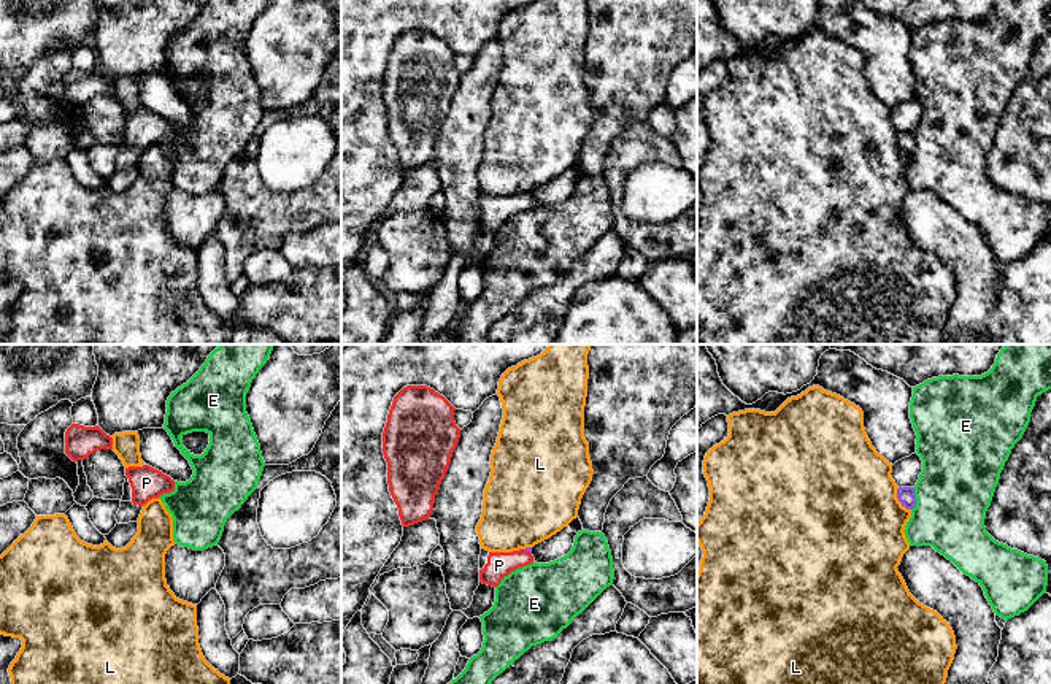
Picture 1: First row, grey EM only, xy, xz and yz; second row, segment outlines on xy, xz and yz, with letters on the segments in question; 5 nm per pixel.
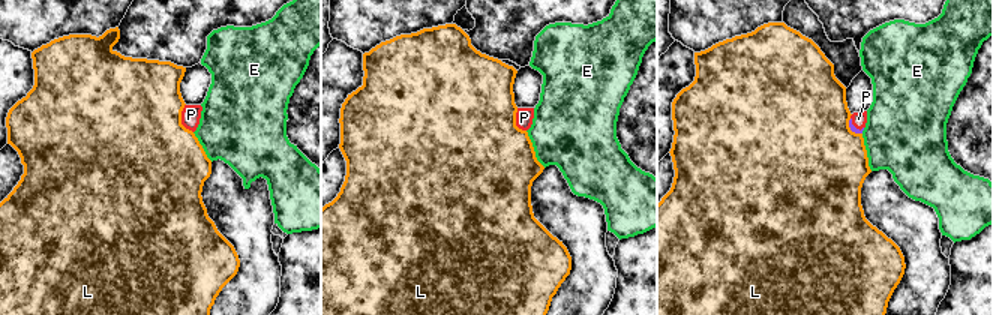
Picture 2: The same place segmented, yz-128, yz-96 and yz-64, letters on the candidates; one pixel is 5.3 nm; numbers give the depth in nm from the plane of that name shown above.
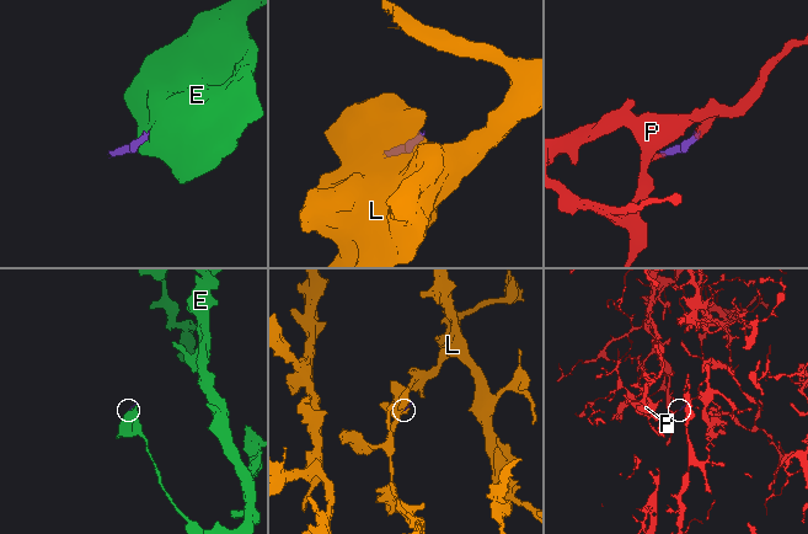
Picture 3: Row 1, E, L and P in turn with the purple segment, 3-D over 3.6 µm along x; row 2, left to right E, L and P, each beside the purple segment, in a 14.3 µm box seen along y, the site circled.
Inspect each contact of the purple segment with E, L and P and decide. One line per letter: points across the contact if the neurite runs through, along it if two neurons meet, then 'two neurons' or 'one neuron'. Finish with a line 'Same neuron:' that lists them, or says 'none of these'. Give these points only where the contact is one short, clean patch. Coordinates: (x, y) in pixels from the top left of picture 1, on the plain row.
E: border along yz (915, 132), (915, 151), (912, 154); two neurons
L: border along yz (897, 132), (897, 143), (910, 154); two neurons
P: runs through xz (529, 194), (527, 194), (518, 203), (499, 210); one neuron
Same neuron: P

